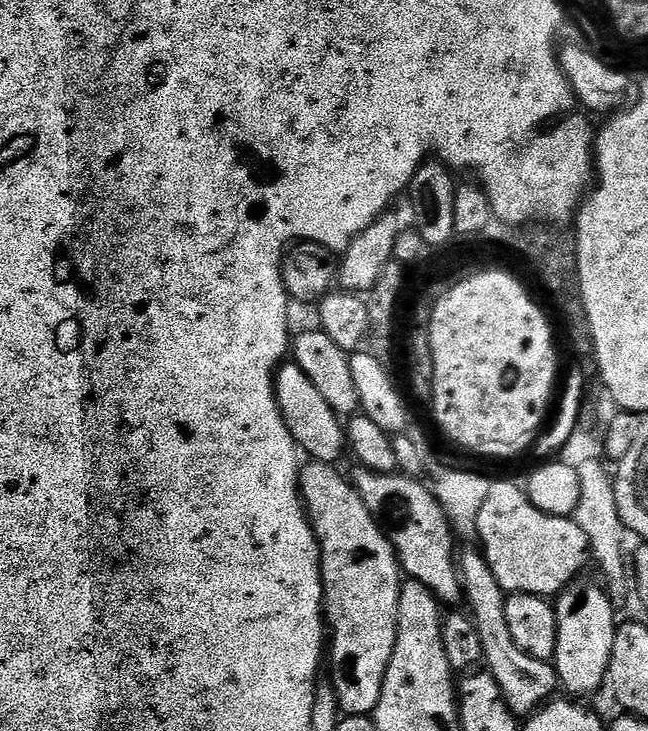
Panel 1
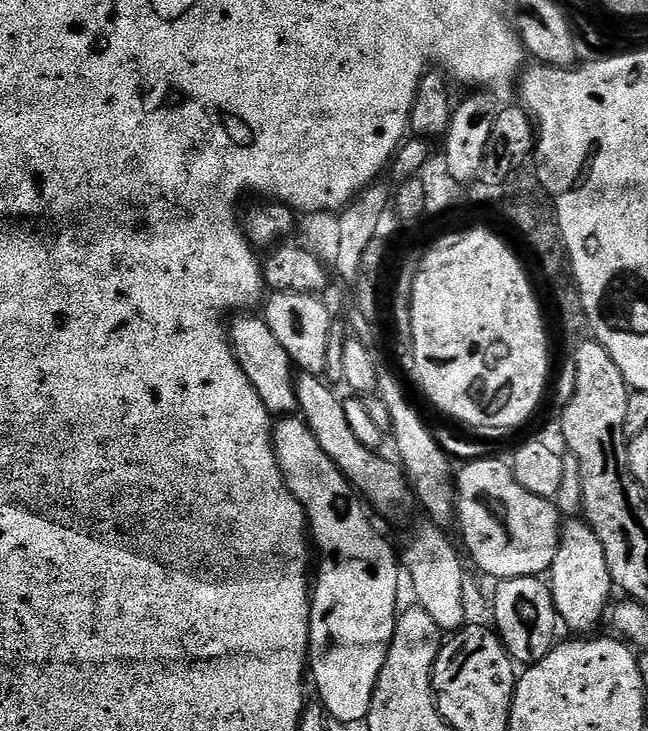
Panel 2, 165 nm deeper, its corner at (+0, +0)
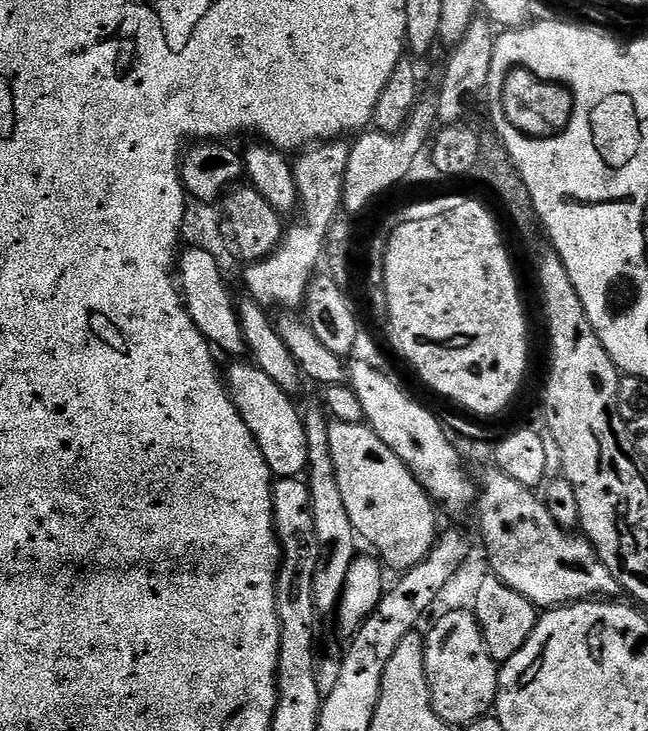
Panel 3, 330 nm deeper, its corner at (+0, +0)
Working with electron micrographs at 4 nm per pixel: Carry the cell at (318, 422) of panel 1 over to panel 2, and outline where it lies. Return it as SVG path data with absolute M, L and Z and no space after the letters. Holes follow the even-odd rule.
M236 314L231 317L226 328L228 344L238 366L242 366L242 374L246 374L246 378L250 378L250 386L258 390L258 398L266 410L276 418L291 416L297 411L293 362L286 350L282 350L282 342L274 338L274 330L270 330L268 323L259 315L252 315L256 314Z

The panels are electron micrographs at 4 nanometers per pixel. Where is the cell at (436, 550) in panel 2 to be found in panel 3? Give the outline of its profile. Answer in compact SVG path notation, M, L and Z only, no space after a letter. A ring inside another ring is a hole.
M332 420L328 437L338 491L346 505L346 514L350 514L350 522L354 522L357 537L376 548L375 555L385 565L393 564L399 570L407 570L421 564L436 545L437 509L432 497L416 481L416 475L367 423Z

